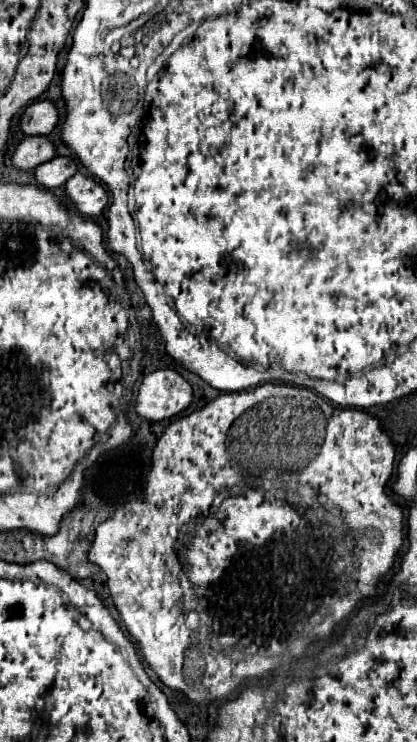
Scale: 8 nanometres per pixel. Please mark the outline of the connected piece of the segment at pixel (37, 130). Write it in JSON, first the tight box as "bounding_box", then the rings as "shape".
{"bounding_box":[20,101,60,135],"shape":[[[36,101],[20,117],[20,129],[26,135],[50,135],[60,121],[60,111],[54,101]]]}

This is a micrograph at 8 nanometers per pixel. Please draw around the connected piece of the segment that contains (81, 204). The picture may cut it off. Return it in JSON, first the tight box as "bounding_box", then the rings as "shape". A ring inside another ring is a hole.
{"bounding_box":[66,173,108,217],"shape":[[[76,173],[66,181],[66,193],[72,199],[72,205],[84,217],[96,217],[108,205],[108,193],[104,185],[90,175]]]}

